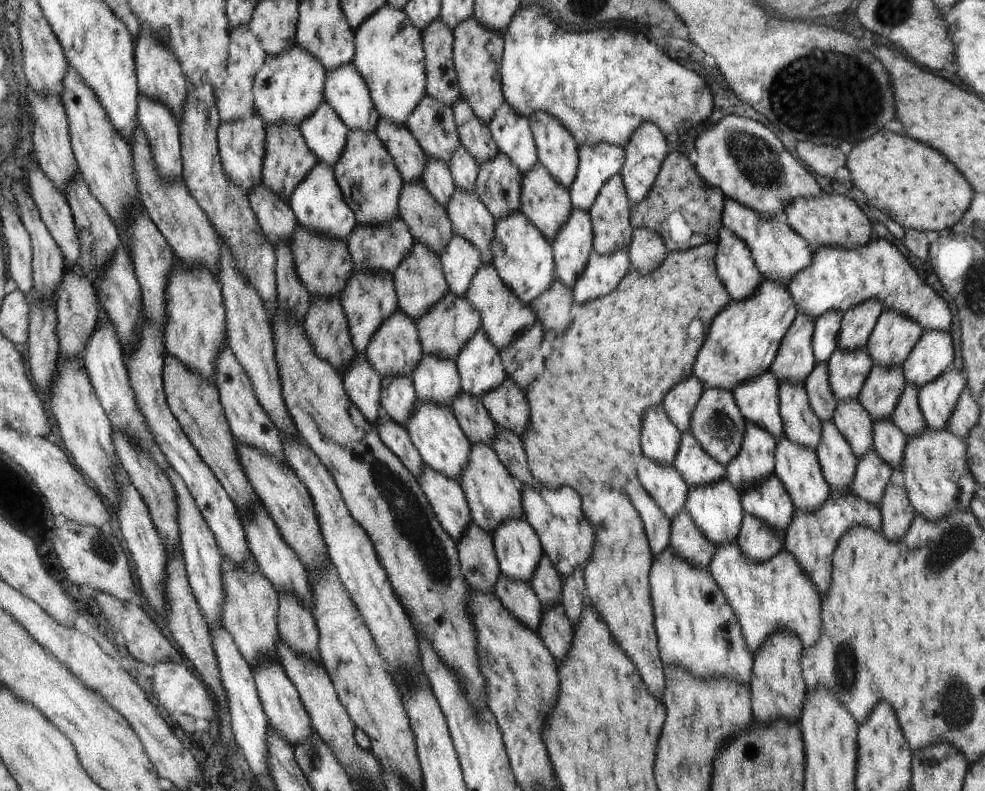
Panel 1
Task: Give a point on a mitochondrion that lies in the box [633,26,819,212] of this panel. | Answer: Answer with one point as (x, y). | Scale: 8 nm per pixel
(757, 159)

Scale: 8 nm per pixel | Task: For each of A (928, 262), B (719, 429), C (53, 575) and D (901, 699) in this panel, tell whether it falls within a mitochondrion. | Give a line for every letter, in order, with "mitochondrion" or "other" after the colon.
A: other
B: mitochondrion
C: other
D: other

